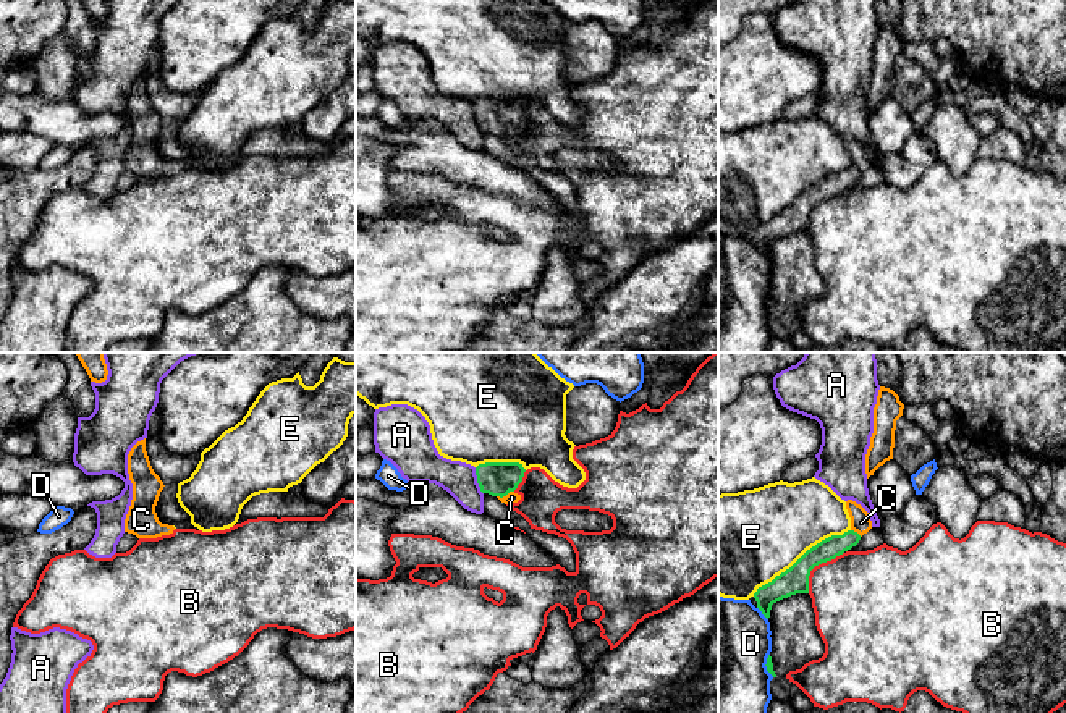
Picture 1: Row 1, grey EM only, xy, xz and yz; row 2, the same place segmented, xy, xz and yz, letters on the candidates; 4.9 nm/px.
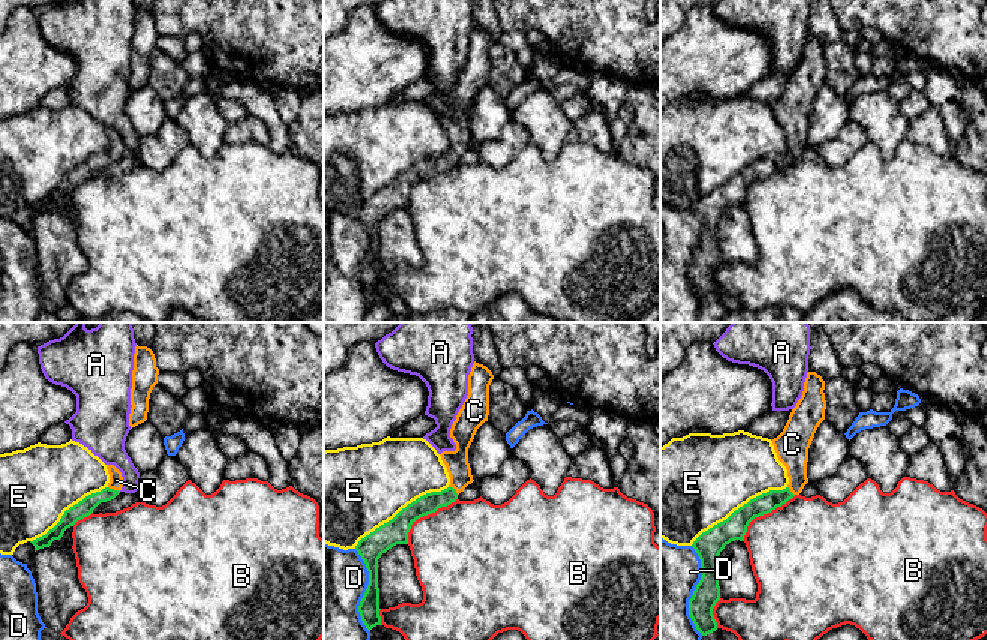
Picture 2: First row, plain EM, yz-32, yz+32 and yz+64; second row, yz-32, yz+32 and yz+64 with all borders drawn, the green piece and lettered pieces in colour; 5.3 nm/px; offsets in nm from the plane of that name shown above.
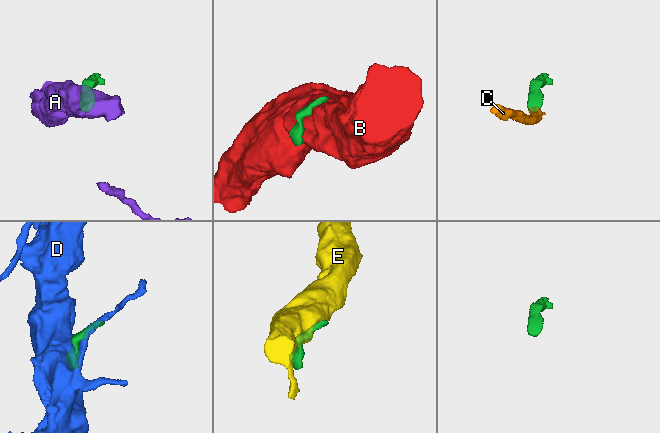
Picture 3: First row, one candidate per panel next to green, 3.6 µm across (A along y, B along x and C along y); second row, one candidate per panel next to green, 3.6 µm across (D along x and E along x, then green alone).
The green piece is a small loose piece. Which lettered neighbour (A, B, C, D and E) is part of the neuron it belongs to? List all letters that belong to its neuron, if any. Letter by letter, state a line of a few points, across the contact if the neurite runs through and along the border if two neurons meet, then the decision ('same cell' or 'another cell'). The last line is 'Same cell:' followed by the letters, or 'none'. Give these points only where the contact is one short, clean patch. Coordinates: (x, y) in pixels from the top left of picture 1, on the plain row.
A: xz (474, 105), (482, 131) | another cell
B: another cell
C: xz (497, 117), (505, 133), (511, 135) | same cell
D: another cell
E: another cell
Same cell: C

